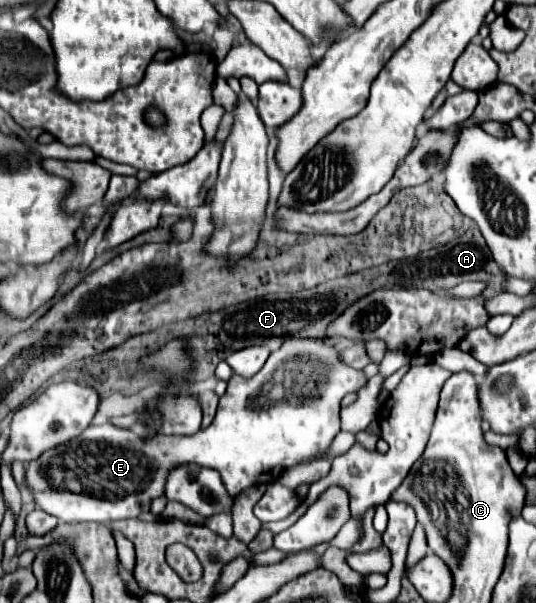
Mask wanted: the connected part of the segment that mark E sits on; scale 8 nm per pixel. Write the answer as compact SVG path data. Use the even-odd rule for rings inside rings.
M288 338L276 352L270 354L270 358L266 360L264 368L252 376L252 378L242 378L242 376L232 376L230 382L228 382L228 390L226 394L220 398L220 406L218 406L218 412L216 412L216 418L214 422L192 434L192 436L148 436L144 440L144 436L140 434L134 434L132 430L124 430L124 428L118 428L114 424L102 424L102 426L88 426L82 436L70 440L68 444L62 444L60 448L54 448L52 452L44 452L44 456L40 456L40 460L32 460L32 464L28 464L26 468L26 480L28 480L28 488L34 492L34 498L36 498L36 506L68 524L76 524L76 522L110 522L110 520L124 520L124 518L138 518L142 512L148 512L150 510L150 502L158 496L164 496L164 486L166 486L166 478L168 478L168 472L172 472L174 468L182 466L182 464L200 464L200 466L206 466L206 468L214 468L220 472L222 480L224 480L224 486L228 488L228 492L232 496L238 496L242 490L254 486L256 482L260 482L260 478L264 478L264 484L270 484L274 480L278 480L278 476L282 474L282 470L296 466L300 462L306 462L308 458L316 456L318 452L324 452L328 450L330 442L334 440L334 436L340 432L340 402L346 394L350 392L358 392L360 388L364 388L368 384L368 378L364 376L364 370L354 370L350 368L348 364L344 364L340 360L340 352L336 346L330 346L326 344L324 340L320 338Z

